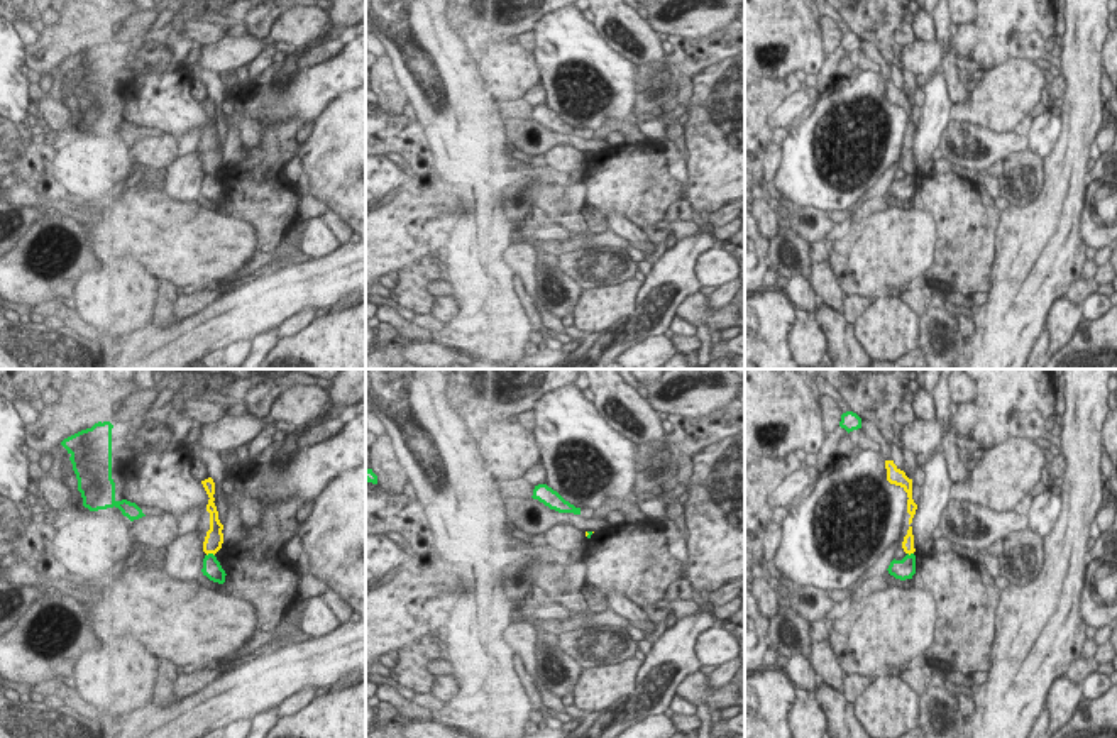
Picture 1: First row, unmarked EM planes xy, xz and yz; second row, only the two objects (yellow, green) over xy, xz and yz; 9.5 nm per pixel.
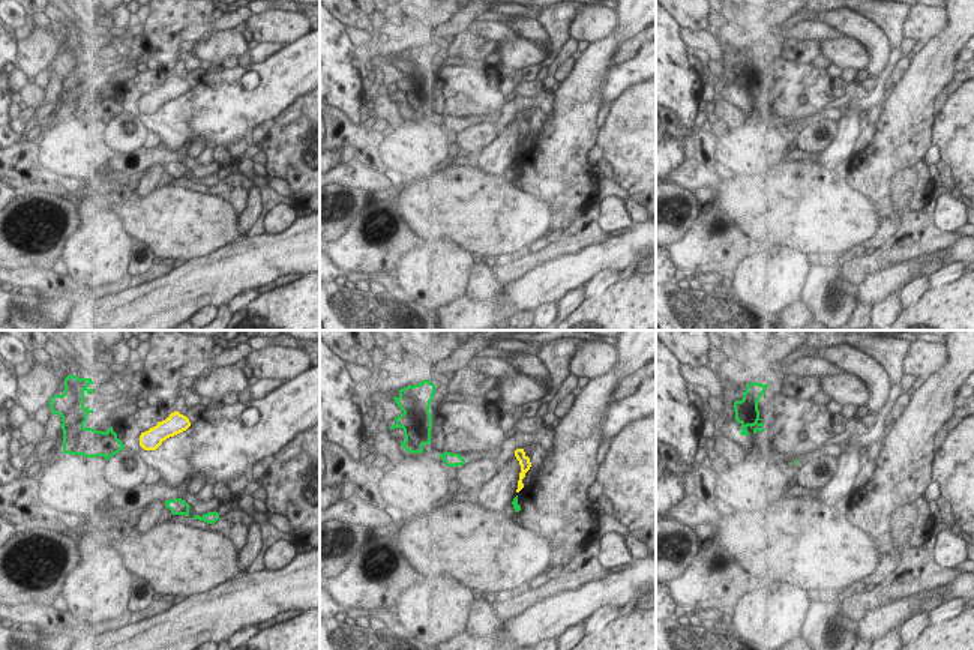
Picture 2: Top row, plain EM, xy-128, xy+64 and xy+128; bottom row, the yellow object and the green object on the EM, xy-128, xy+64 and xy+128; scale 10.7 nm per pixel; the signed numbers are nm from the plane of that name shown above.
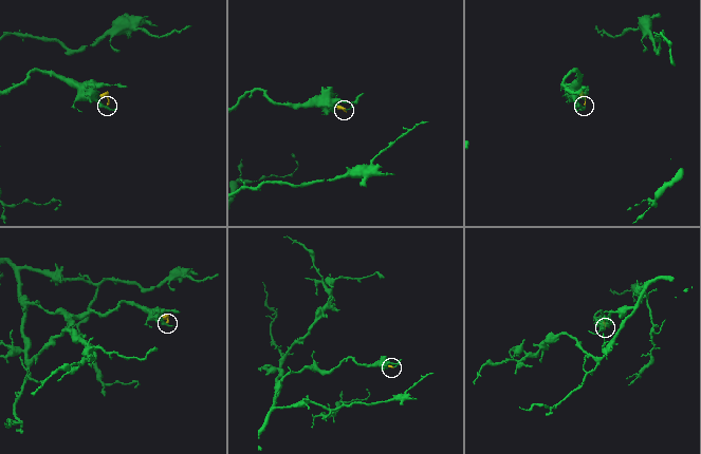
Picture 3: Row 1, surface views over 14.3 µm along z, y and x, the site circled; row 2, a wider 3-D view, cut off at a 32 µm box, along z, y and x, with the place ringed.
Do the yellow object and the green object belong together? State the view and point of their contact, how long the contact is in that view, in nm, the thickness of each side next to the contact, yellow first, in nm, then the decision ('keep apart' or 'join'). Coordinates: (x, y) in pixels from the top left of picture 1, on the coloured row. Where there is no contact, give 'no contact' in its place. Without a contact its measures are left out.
contact xy (210, 552); length 80 nm; calibres 170 and 180 nm; keep apart

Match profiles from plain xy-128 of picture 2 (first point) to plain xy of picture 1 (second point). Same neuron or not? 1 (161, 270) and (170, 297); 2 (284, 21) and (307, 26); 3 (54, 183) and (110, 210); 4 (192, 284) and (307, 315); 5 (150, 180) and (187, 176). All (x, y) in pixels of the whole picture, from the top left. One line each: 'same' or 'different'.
1: different
2: same
3: different
4: different
5: same

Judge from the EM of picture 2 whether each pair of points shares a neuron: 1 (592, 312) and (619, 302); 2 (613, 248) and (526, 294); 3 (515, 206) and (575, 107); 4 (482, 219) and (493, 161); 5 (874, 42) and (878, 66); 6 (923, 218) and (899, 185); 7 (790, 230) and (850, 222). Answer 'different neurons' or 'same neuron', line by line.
1: same neuron
2: same neuron
3: different neurons
4: different neurons
5: same neuron
6: same neuron
7: same neuron

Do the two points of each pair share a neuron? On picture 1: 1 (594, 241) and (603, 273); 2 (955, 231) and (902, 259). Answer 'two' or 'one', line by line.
1: two
2: two

